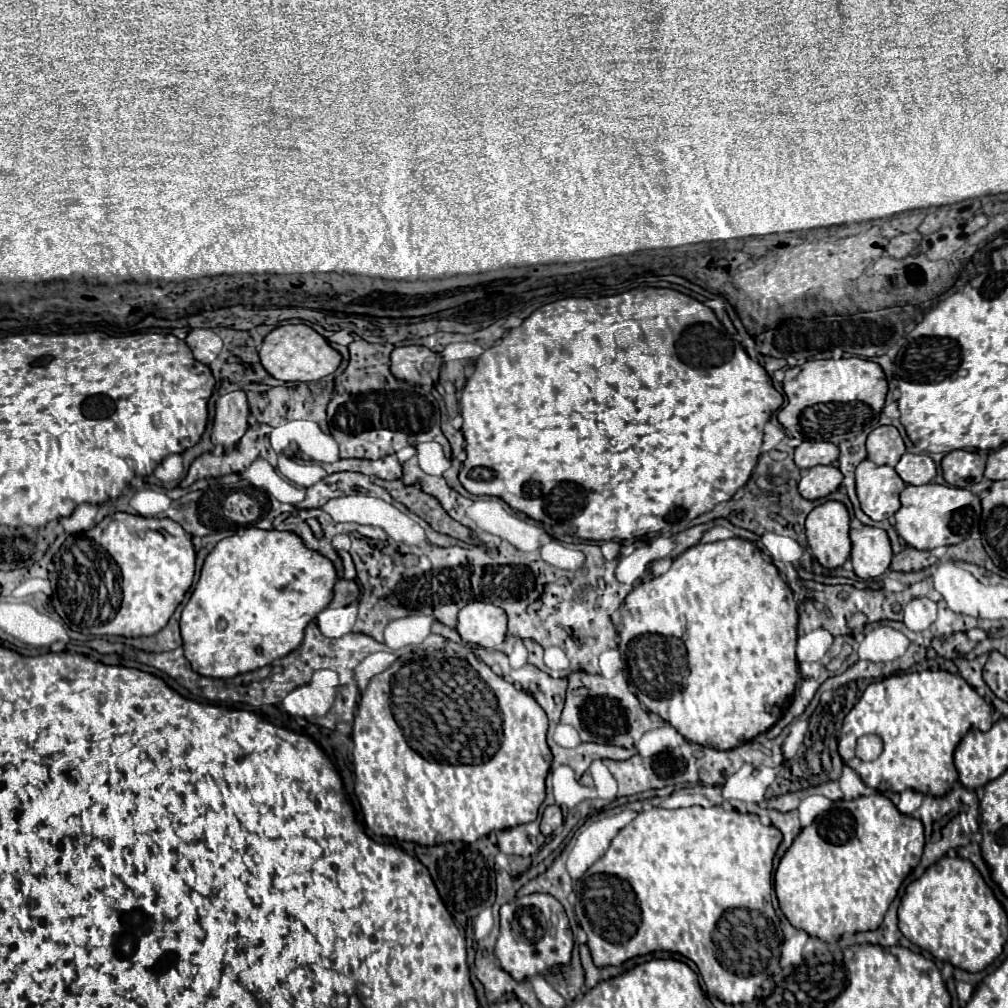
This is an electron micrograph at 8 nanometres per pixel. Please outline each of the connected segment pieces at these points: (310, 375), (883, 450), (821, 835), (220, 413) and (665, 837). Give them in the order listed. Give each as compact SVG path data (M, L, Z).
M303 323L283 325L271 331L263 339L259 359L265 371L279 381L319 381L335 373L335 369L341 363L341 355L327 343L327 339Z
M893 425L877 427L867 437L867 453L867 459L875 465L895 467L895 463L905 453L905 443Z
M883 795L859 797L855 801L835 801L831 809L819 815L813 825L805 827L793 841L791 849L779 861L775 871L775 893L787 921L811 937L831 941L843 933L875 931L895 899L905 877L919 865L925 847L923 823L903 815Z
M243 391L221 395L215 403L213 443L225 449L237 447L239 439L249 429L247 417L249 417L249 405L247 405L247 397Z
M721 805L717 807L689 807L689 809L661 809L661 807L653 807L647 811L641 811L637 815L637 819L633 819L627 827L623 827L617 837L611 841L611 847L607 849L607 853L603 857L599 857L583 875L583 879L579 881L581 887L581 901L585 907L585 915L589 921L589 929L587 929L587 945L593 957L593 963L597 967L617 967L623 965L625 961L633 959L633 957L643 957L655 951L669 951L669 953L679 953L687 959L691 959L697 967L699 973L705 981L707 993L713 995L715 999L727 1003L727 1005L741 1005L741 1003L751 1003L755 999L755 991L761 987L761 983L767 977L767 965L773 957L779 955L779 947L783 943L783 935L779 929L779 917L775 915L775 909L771 905L771 891L773 891L773 883L771 883L771 873L773 873L773 859L775 853L779 849L783 841L783 835L779 829L771 827L771 825L763 825L761 819L757 815L751 813L739 813L735 809L725 809Z

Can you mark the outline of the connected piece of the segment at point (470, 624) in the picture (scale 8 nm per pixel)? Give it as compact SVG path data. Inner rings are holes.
M473 601L459 611L455 629L465 643L483 649L497 649L505 641L507 615L491 603Z

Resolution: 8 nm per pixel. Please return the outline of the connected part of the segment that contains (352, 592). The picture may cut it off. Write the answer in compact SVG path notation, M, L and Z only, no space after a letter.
M339 579L339 581L335 583L333 599L331 599L329 607L345 607L345 605L353 603L357 597L359 597L359 585L357 585L355 581Z

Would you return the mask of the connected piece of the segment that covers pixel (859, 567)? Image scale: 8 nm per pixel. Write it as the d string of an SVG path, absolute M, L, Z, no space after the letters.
M863 527L851 529L851 563L859 579L873 579L883 575L893 559L889 537L883 529Z

